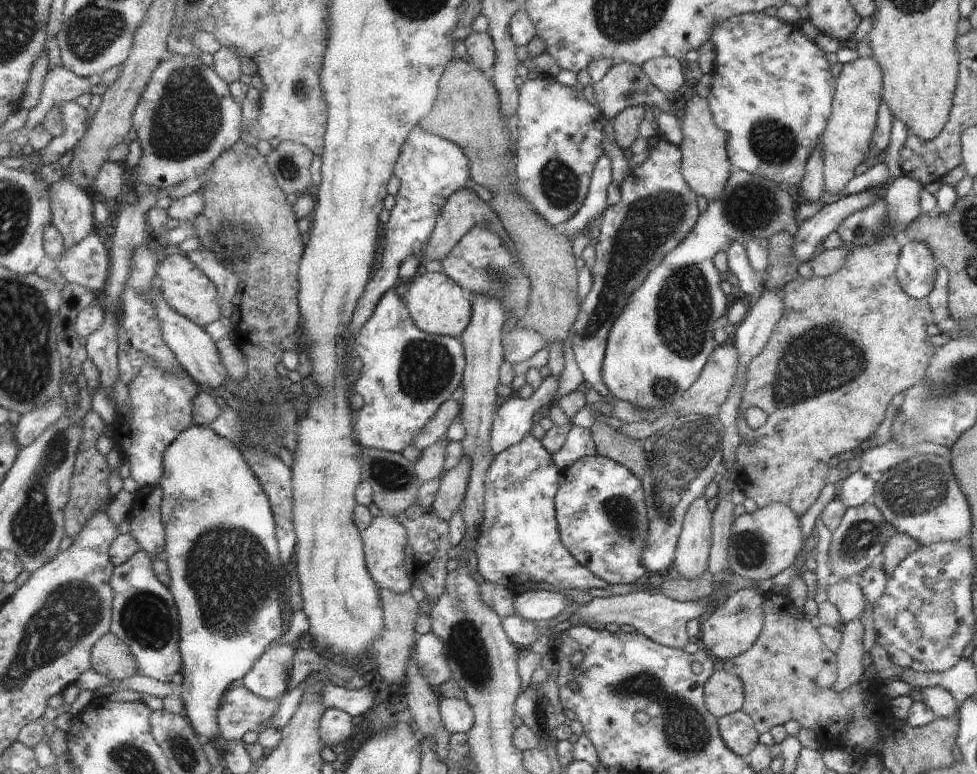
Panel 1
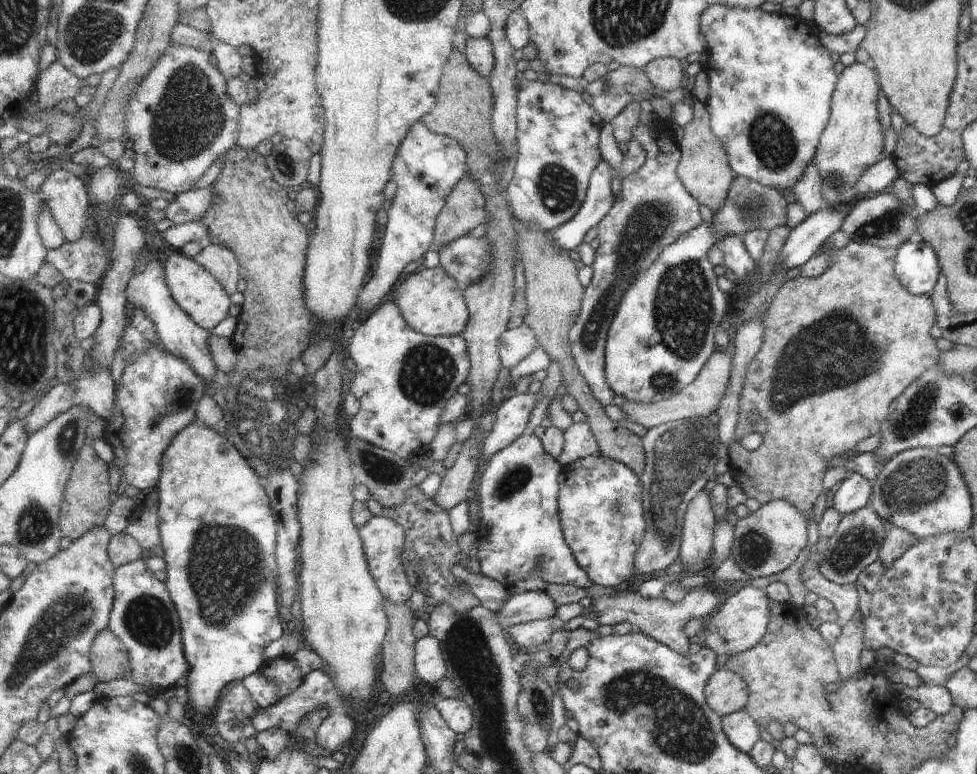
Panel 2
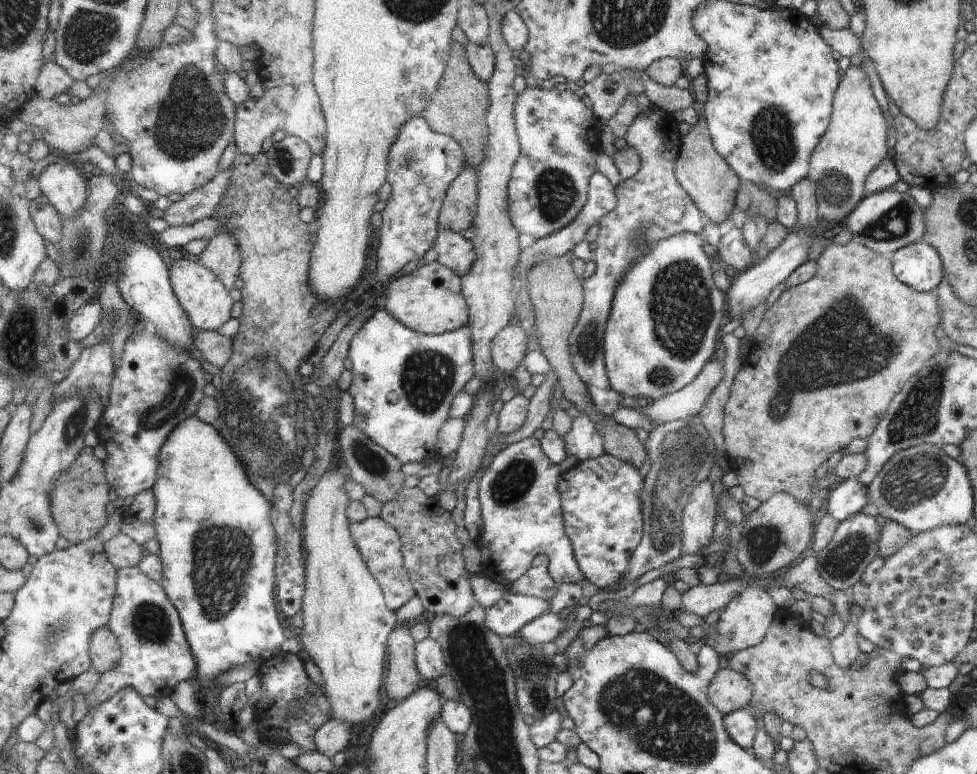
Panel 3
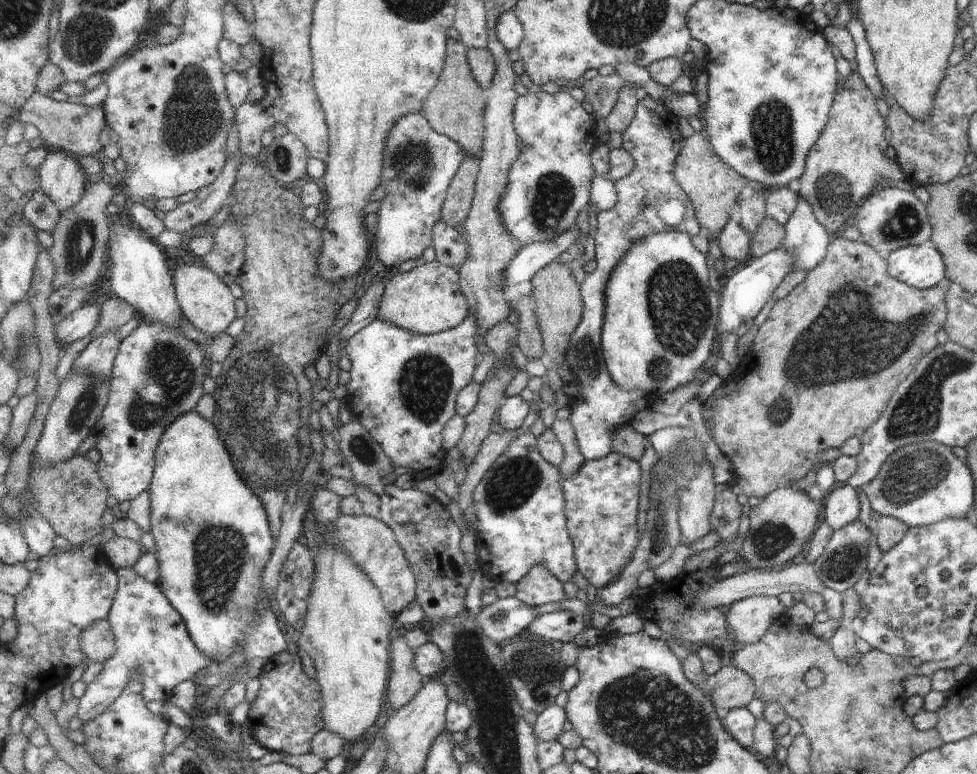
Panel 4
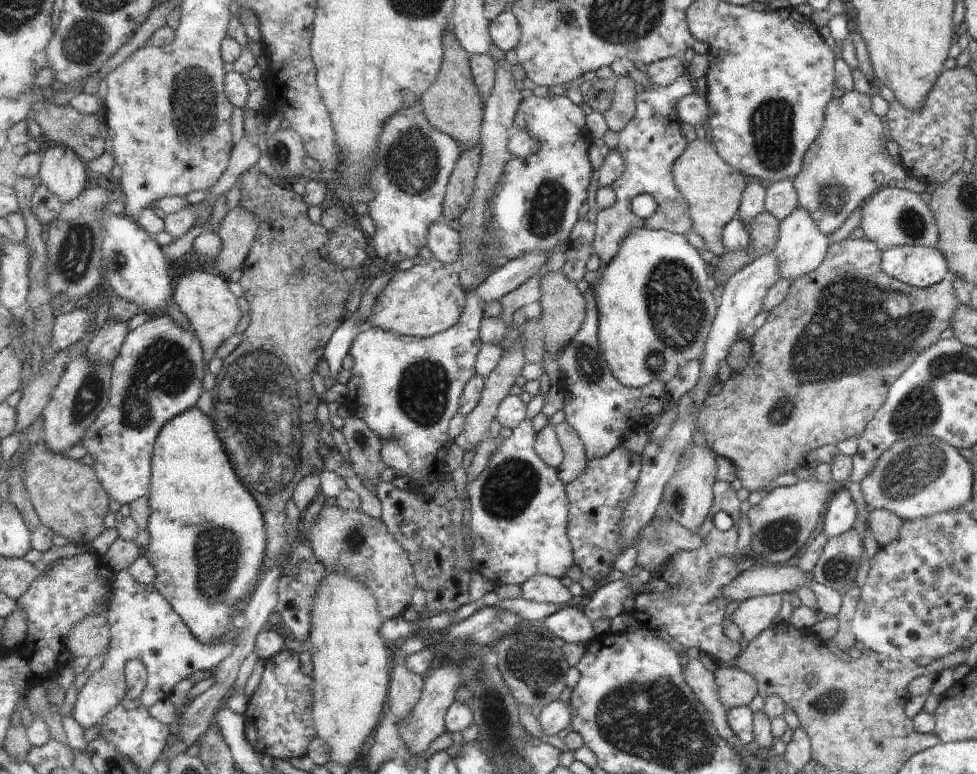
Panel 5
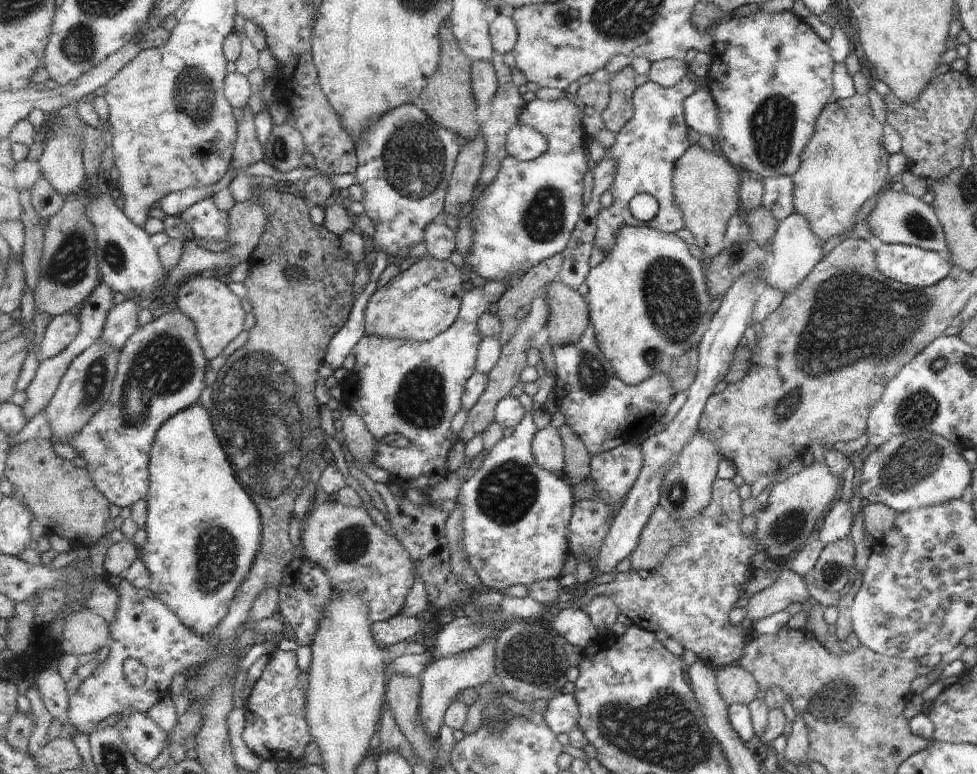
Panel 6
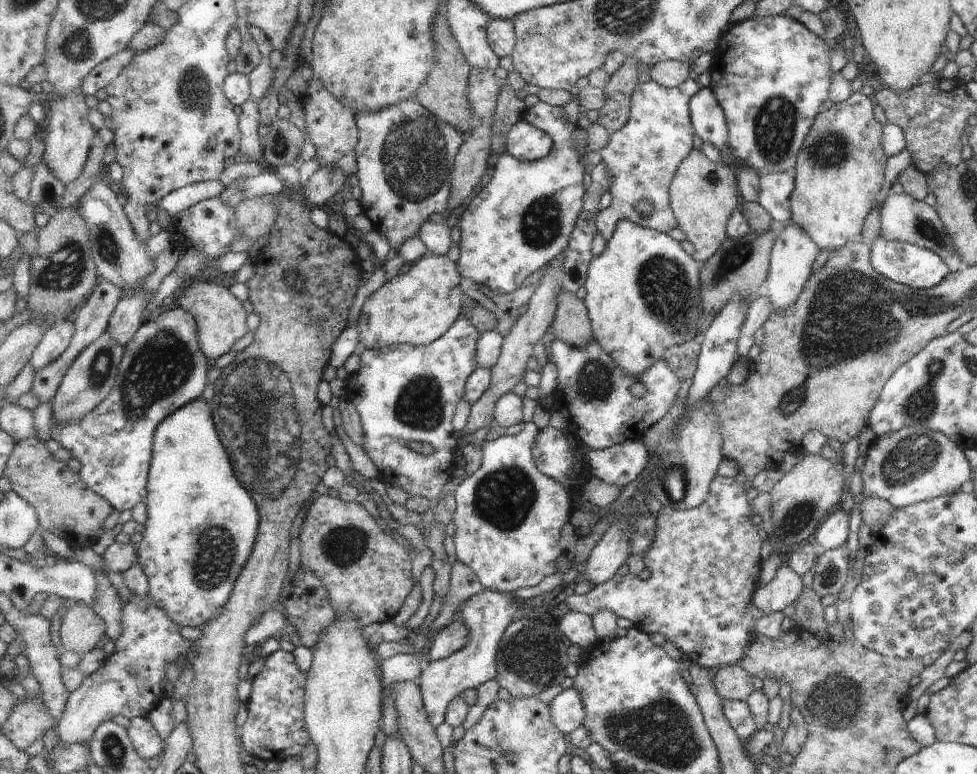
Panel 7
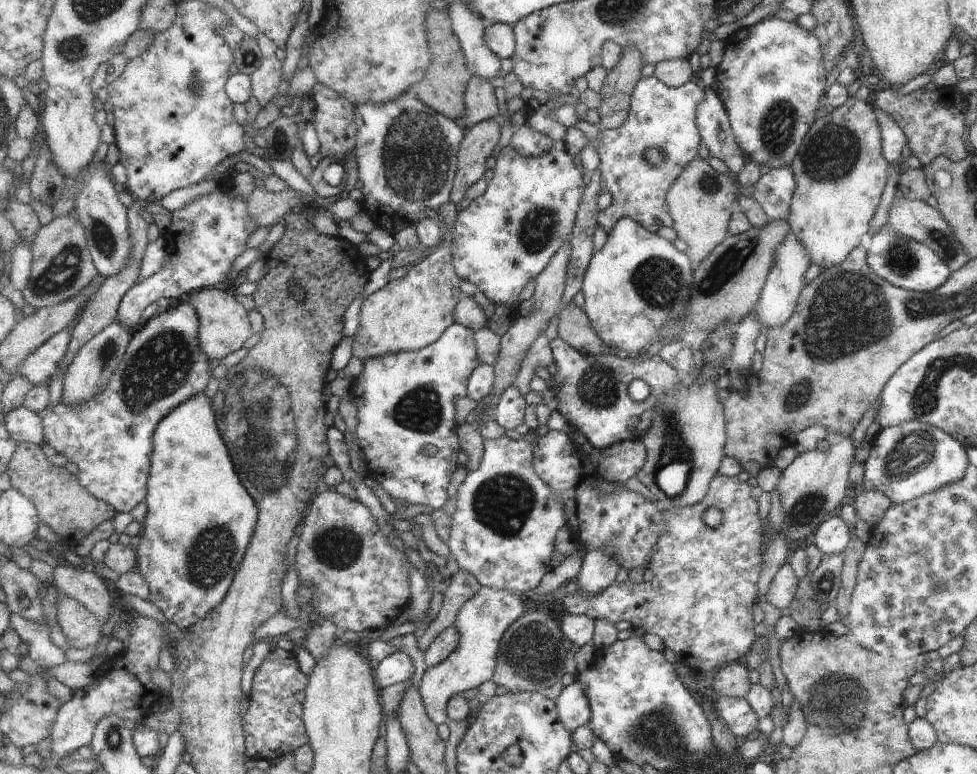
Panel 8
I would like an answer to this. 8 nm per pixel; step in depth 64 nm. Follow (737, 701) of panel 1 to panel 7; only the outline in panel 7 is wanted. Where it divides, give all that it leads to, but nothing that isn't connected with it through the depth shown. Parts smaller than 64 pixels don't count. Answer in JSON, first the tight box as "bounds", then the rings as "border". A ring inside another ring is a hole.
{"bounds":[712,664,753,702],"border":[[[738,664],[712,672],[713,688],[721,702],[744,701],[753,692],[753,680]]]}

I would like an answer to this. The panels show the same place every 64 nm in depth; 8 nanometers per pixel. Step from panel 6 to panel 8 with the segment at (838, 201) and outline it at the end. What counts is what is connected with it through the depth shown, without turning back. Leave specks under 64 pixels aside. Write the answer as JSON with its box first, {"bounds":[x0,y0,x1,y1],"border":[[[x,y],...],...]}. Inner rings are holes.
{"bounds":[785,96,889,270],"border":[[[849,96],[839,108],[829,109],[824,116],[810,123],[809,130],[807,130],[807,134],[801,140],[795,158],[789,164],[793,172],[795,186],[791,195],[789,214],[786,216],[785,221],[789,225],[791,234],[795,236],[795,240],[805,246],[805,250],[809,254],[809,261],[817,264],[822,270],[827,270],[831,266],[839,266],[847,258],[847,254],[859,246],[859,238],[869,230],[869,220],[871,220],[871,216],[873,216],[873,212],[875,212],[875,208],[879,204],[879,195],[883,191],[885,173],[888,170],[889,163],[881,156],[880,126],[877,124],[873,109],[874,107],[869,100],[857,99],[856,96]]]}

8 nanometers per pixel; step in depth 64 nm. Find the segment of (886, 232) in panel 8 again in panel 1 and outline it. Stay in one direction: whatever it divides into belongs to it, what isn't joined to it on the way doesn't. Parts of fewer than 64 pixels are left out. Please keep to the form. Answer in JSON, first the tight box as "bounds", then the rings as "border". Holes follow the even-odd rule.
{"bounds":[895,242,936,299],"border":[[[901,242],[895,267],[901,290],[912,299],[926,298],[935,282],[936,262],[934,254],[923,243]]]}

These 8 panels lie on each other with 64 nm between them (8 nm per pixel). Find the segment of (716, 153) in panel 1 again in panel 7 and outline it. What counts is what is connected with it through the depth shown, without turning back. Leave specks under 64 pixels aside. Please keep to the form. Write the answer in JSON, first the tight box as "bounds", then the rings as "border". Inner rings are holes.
{"bounds":[671,148,737,262],"border":[[[695,148],[679,166],[678,174],[671,185],[671,208],[679,222],[678,228],[694,246],[692,257],[704,262],[715,254],[726,238],[726,222],[733,216],[737,206],[737,188],[731,170],[715,162],[711,164],[703,153]]]}

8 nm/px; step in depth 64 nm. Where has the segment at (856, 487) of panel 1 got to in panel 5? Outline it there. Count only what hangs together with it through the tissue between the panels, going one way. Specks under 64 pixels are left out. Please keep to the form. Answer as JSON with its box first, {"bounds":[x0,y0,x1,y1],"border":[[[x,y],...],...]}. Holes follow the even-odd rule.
{"bounds":[818,486,857,539],"border":[[[842,486],[835,488],[832,496],[828,499],[825,510],[818,528],[825,532],[827,539],[854,526],[857,511],[846,488]]]}

